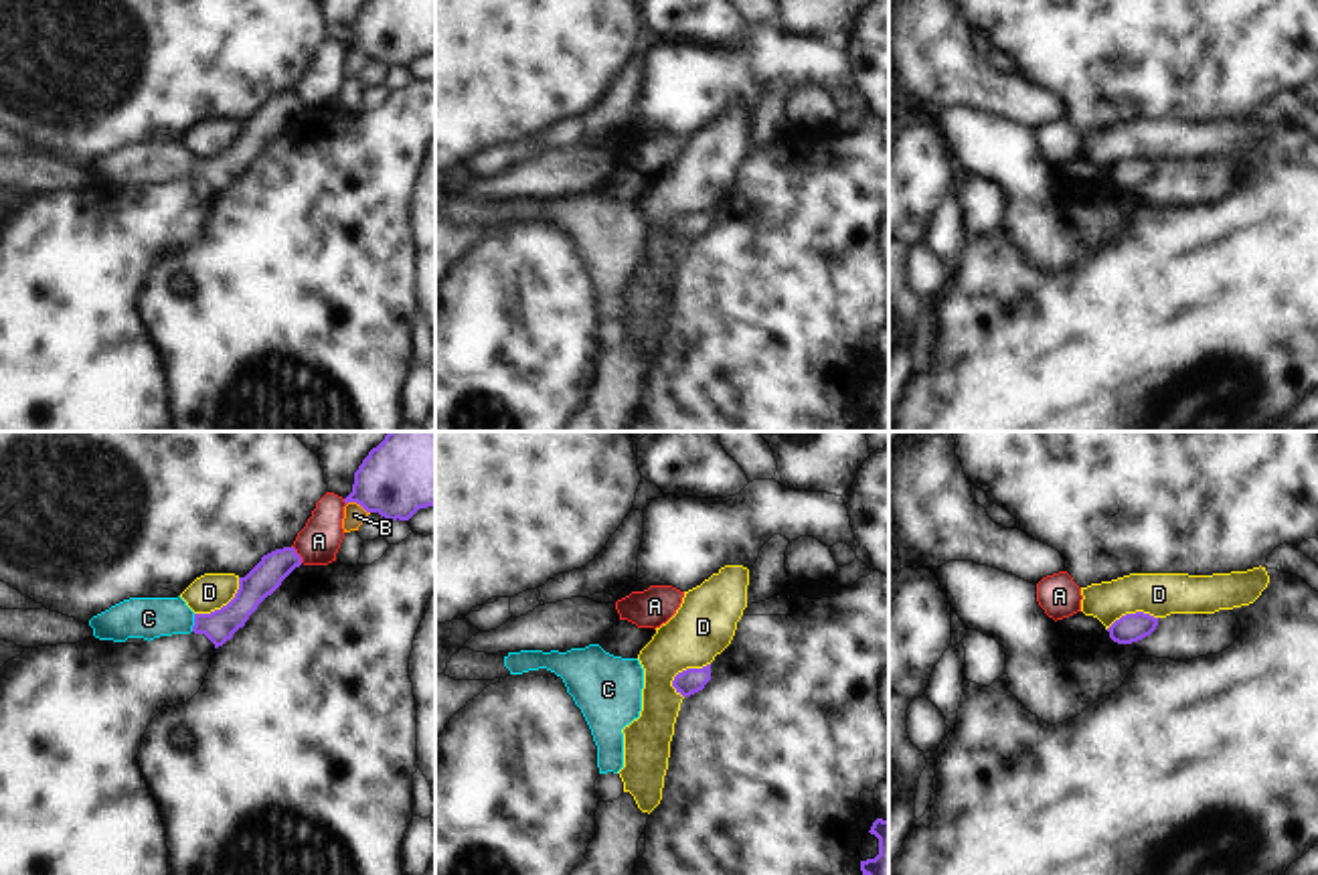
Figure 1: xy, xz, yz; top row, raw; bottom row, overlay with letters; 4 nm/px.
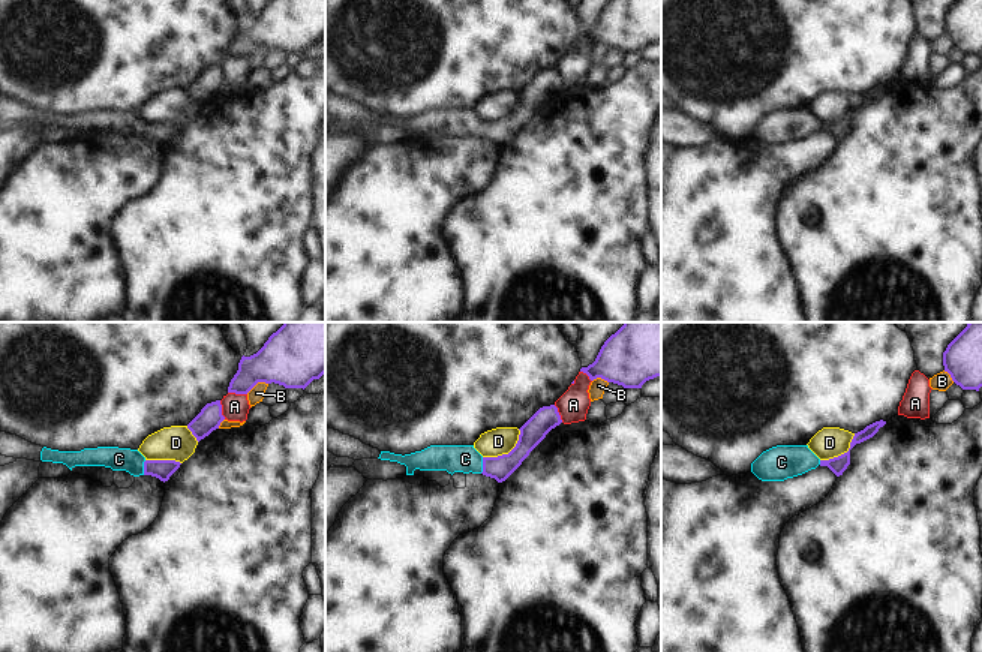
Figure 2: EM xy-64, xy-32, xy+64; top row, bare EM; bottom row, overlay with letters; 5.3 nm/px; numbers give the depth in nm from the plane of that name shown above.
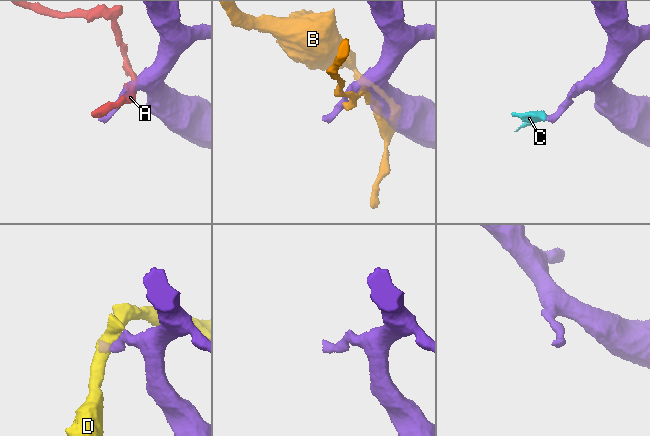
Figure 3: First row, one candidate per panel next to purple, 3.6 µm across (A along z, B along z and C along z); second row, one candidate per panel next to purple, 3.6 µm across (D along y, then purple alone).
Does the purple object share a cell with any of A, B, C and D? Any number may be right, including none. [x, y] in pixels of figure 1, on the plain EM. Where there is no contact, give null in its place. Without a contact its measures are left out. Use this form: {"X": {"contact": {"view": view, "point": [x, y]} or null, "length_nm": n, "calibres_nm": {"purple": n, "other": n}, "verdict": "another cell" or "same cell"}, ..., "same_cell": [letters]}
{"A": {"contact": {"view": "xy", "point": [296, 100]}, "length_nm": 80, "calibres_nm": {"purple": 120, "other": 170}, "verdict": "another cell"}, "B": {"contact": {"view": "xy", "point": [359, 49]}, "length_nm": 100, "calibres_nm": {"purple": 260, "other": 90}, "verdict": "another cell"}, "C": {"contact": {"view": "xy", "point": [195, 169]}, "length_nm": 70, "calibres_nm": {"purple": 130, "other": 170}, "verdict": "same cell"}, "D": {"contact": {"view": "xy", "point": [223, 152]}, "length_nm": 240, "calibres_nm": {"purple": 130, "other": 150}, "verdict": "another cell"}, "same_cell": ["C"]}

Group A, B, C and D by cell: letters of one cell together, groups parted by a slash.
A / B / C / D

